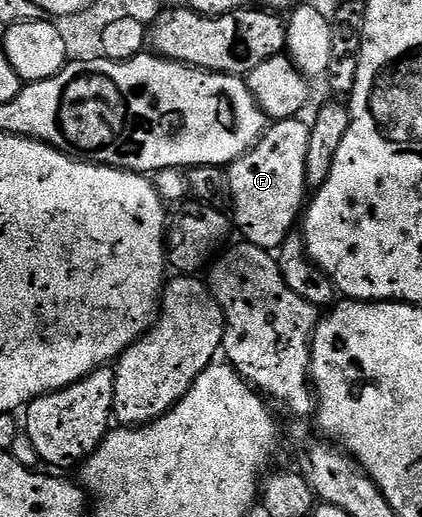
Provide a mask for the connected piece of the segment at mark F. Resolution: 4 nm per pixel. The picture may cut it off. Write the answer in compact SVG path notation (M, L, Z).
M298 117L275 121L261 139L228 167L232 221L242 228L247 242L261 249L276 251L289 233L295 232L308 201L306 164L310 125Z

